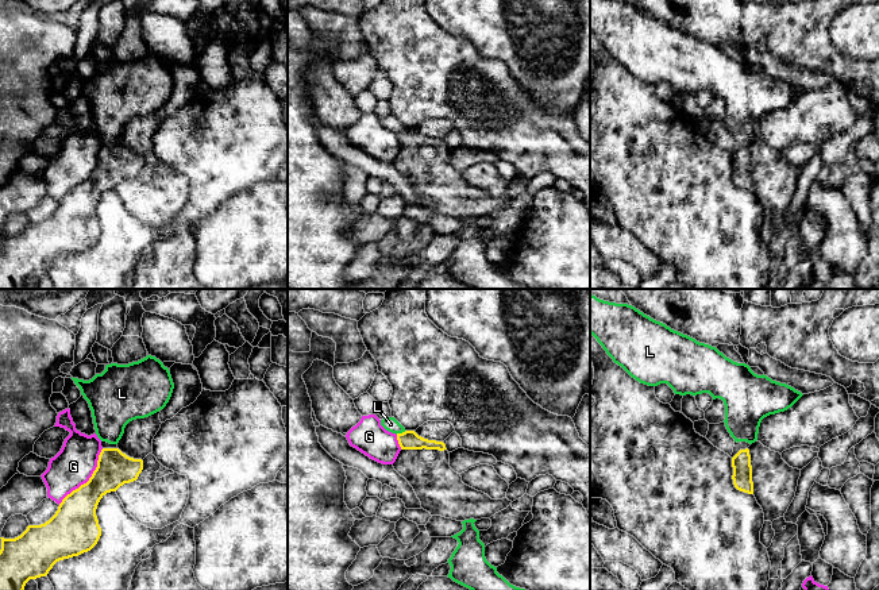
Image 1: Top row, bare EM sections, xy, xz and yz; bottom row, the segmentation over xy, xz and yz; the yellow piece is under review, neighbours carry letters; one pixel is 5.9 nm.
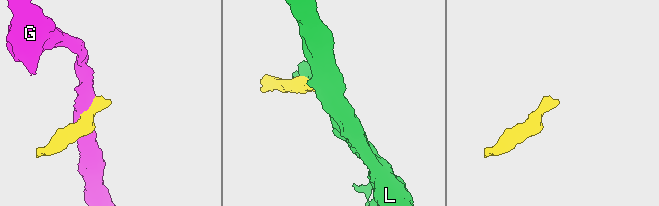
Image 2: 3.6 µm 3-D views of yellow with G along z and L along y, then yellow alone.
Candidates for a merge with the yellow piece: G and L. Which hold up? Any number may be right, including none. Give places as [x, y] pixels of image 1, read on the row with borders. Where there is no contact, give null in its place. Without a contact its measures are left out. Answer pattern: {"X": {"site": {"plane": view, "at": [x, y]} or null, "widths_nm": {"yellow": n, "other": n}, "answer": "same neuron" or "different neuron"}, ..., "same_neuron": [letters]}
{"G": {"site": {"plane": "xy", "at": [89, 479]}, "widths_nm": {"yellow": 240, "other": 240}, "answer": "different neuron"}, "L": {"site": {"plane": "xz", "at": [400, 434]}, "widths_nm": {"yellow": 110, "other": 90}, "answer": "different neuron"}, "same_neuron": []}

